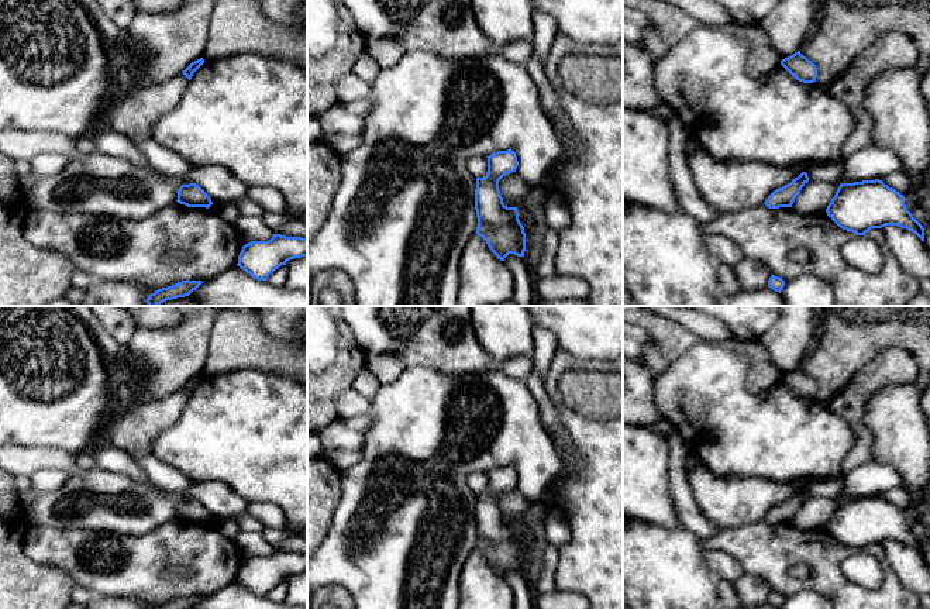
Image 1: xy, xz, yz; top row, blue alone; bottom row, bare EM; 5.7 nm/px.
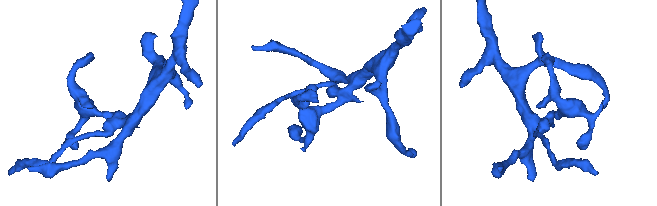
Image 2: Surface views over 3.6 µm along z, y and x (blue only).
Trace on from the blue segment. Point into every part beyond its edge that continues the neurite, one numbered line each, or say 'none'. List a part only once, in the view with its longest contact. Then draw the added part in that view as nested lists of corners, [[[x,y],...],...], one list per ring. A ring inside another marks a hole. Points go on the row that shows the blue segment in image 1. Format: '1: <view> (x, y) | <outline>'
none

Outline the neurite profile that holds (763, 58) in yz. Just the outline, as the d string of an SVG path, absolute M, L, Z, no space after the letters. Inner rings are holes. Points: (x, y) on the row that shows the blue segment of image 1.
M731 20L723 30L727 34L748 42L745 73L750 78L760 78L781 65L781 56L771 47L768 37L757 24L743 25Z

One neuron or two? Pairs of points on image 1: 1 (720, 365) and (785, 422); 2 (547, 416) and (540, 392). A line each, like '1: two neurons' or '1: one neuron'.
1: one neuron
2: one neuron

